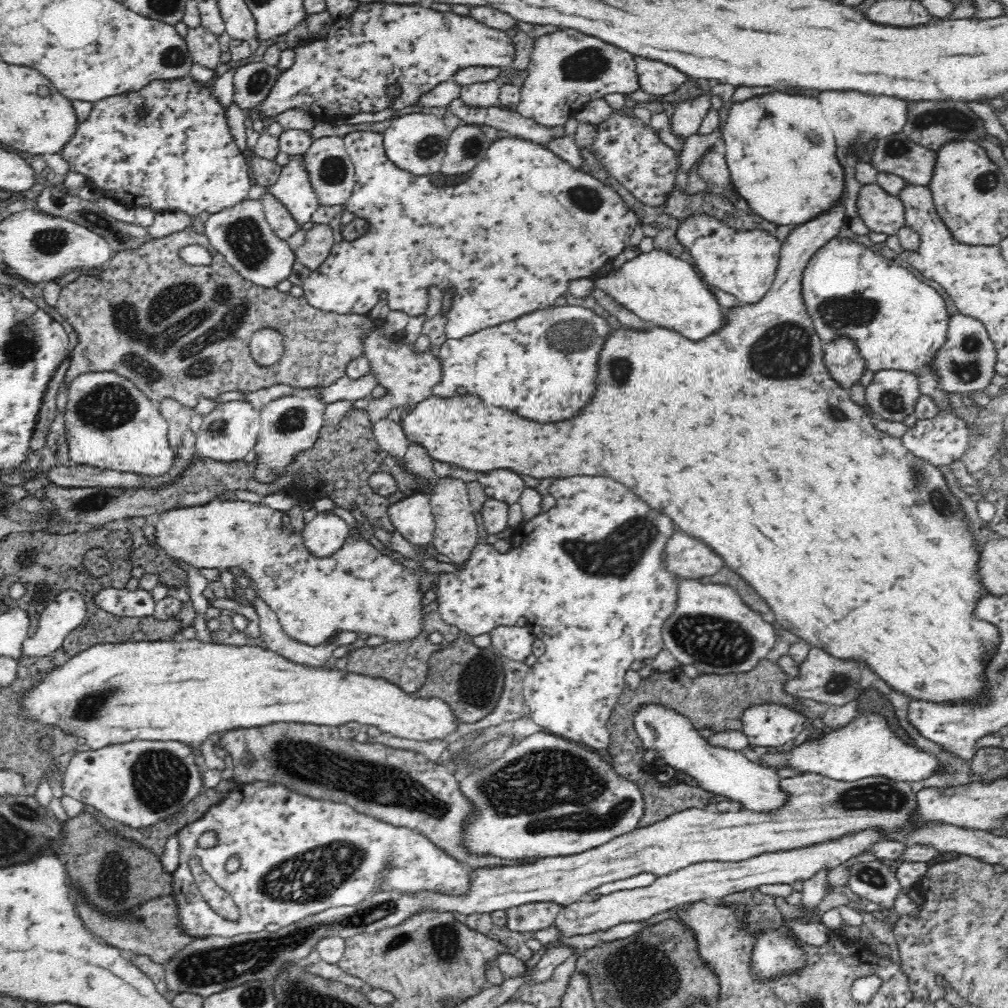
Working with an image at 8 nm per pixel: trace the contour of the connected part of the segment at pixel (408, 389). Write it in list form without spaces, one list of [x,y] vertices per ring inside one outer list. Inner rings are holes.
[[[380,332],[372,334],[366,342],[364,354],[373,361],[373,370],[380,377],[380,384],[388,389],[388,394],[380,398],[369,398],[367,406],[370,412],[370,420],[374,422],[380,417],[386,416],[393,407],[402,409],[407,405],[408,408],[414,403],[420,402],[433,393],[433,388],[438,385],[443,378],[442,363],[430,350],[422,353],[416,353],[414,346],[400,346],[398,348],[378,348],[378,346],[392,346],[392,340],[386,340],[381,337]]]

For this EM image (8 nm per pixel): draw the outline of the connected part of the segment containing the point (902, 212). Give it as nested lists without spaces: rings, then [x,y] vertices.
[[[878,184],[860,188],[857,208],[870,231],[894,236],[906,225],[906,207],[899,196],[886,192]]]

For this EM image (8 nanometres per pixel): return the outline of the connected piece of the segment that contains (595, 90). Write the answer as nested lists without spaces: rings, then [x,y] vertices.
[[[560,30],[540,40],[533,39],[528,75],[520,87],[521,99],[516,111],[540,126],[550,129],[564,127],[584,103],[602,99],[608,94],[627,96],[643,90],[638,79],[636,54],[630,54],[612,42],[588,36],[580,30]]]

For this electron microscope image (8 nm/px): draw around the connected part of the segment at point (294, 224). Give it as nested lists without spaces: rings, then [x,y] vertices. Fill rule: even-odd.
[[[264,192],[260,195],[259,201],[262,203],[265,219],[280,240],[288,240],[301,228],[298,221],[294,219],[294,215],[290,213],[290,209],[276,198],[274,193]]]

